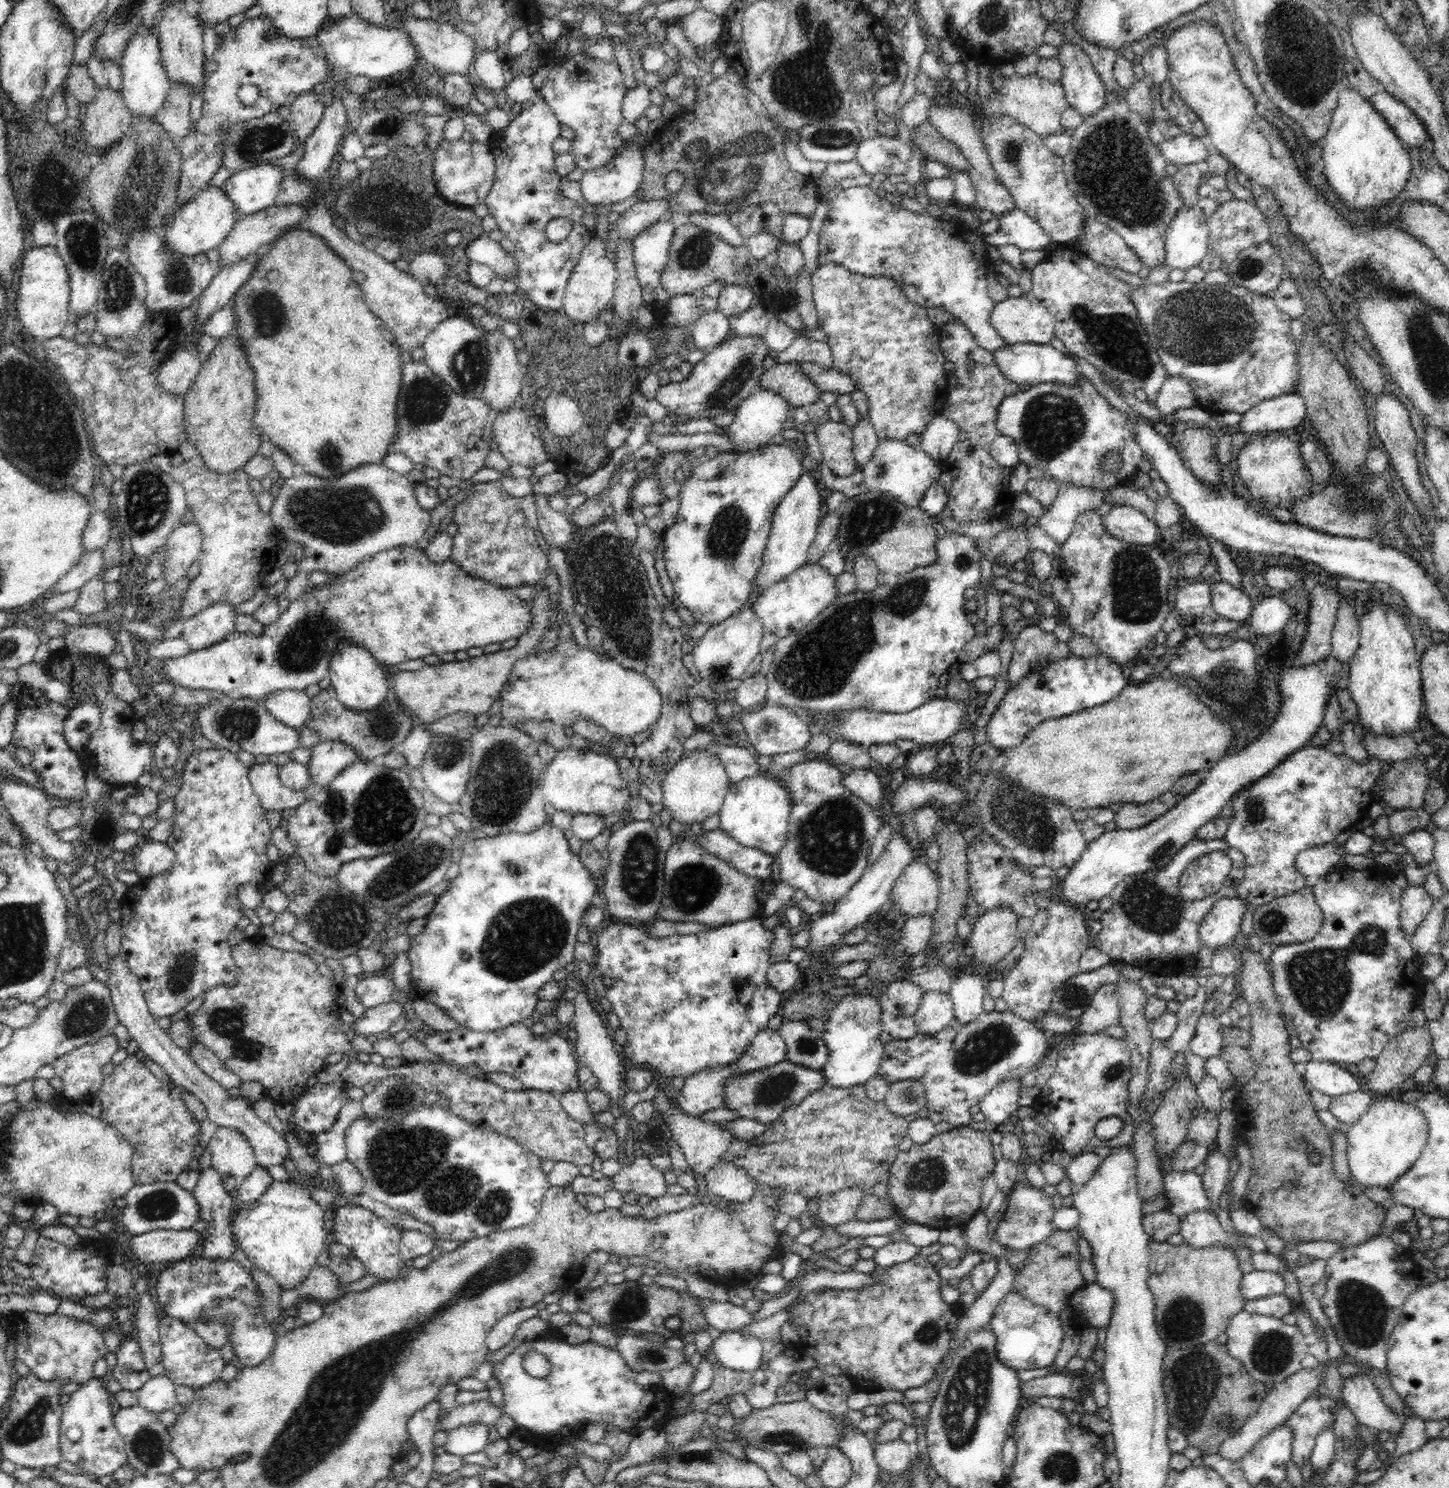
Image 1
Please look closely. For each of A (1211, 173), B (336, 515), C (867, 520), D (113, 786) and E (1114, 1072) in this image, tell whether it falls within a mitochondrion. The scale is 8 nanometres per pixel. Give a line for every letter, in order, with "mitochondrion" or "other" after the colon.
A: other
B: mitochondrion
C: mitochondrion
D: other
E: mitochondrion

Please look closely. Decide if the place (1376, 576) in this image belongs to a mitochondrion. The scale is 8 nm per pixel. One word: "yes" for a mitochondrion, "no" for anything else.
no

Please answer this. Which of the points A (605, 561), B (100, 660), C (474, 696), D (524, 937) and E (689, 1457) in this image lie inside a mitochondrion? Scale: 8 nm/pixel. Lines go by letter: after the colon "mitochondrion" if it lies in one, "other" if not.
A: mitochondrion
B: other
C: other
D: mitochondrion
E: mitochondrion

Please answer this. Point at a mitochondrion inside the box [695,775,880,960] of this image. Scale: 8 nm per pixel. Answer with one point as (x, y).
(829, 840)

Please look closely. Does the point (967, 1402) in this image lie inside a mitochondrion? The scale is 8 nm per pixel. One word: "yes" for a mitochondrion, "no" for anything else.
yes

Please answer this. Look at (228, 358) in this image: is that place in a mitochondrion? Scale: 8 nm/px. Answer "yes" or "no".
no

